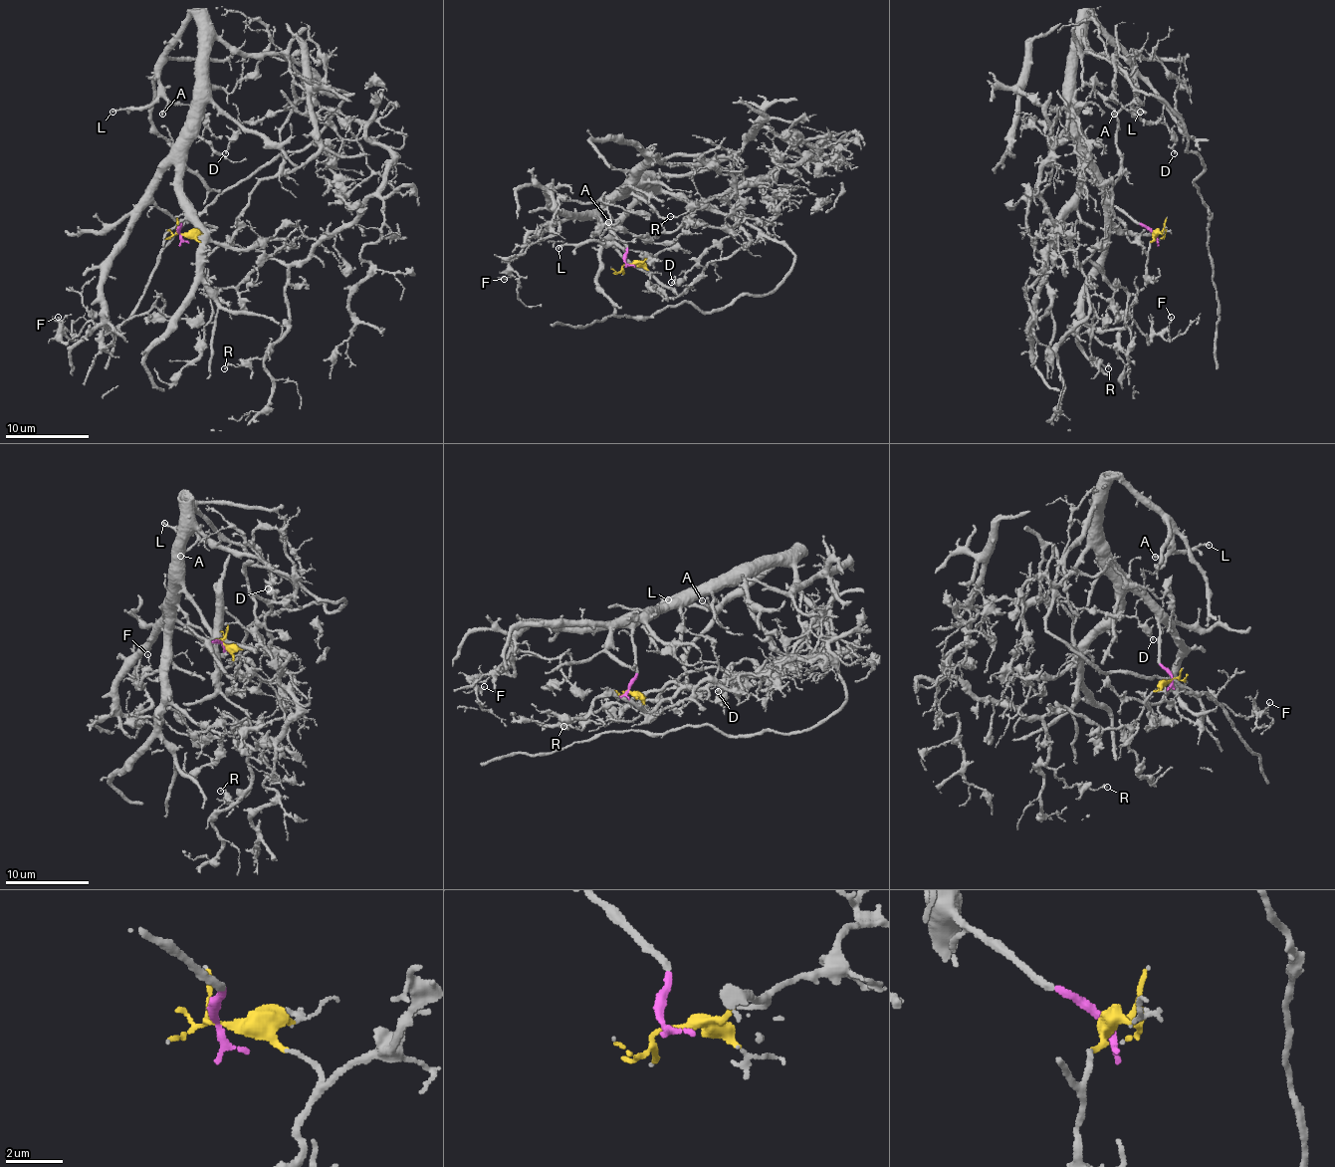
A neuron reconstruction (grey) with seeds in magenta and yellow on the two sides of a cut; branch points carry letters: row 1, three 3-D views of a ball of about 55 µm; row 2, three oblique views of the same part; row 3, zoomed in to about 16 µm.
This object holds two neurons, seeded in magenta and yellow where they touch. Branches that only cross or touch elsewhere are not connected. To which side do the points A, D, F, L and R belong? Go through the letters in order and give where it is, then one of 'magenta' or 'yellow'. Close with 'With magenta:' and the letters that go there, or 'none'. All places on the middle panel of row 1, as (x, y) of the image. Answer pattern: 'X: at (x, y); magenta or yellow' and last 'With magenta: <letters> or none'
A: at (608, 222); magenta
D: at (671, 282); yellow
F: at (504, 279); magenta
L: at (558, 248); magenta
R: at (670, 216); yellow
With magenta: A, F, L

